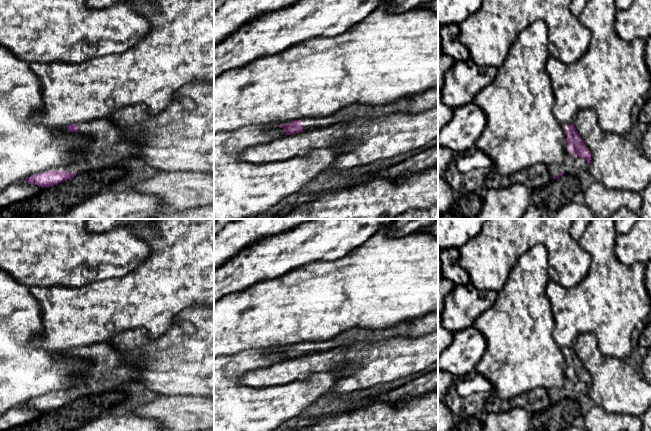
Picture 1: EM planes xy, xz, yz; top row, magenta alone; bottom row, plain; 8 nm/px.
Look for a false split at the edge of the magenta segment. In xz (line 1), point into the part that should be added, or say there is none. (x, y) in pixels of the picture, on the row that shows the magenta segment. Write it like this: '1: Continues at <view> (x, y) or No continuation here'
1: Continues at xz (428, 99)

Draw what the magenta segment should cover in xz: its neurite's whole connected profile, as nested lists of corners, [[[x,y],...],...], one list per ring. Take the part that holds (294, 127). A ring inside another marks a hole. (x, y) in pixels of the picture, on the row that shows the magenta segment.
[[[438,86],[417,94],[403,96],[392,103],[381,105],[354,103],[329,116],[294,120],[286,126],[281,124],[279,127],[285,130],[286,135],[293,135],[333,124],[347,123],[355,118],[370,119],[393,113],[418,113],[435,107],[438,107]]]

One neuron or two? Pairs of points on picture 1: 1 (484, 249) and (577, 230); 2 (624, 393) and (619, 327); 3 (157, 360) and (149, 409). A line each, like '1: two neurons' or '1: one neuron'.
1: two neurons
2: two neurons
3: two neurons

